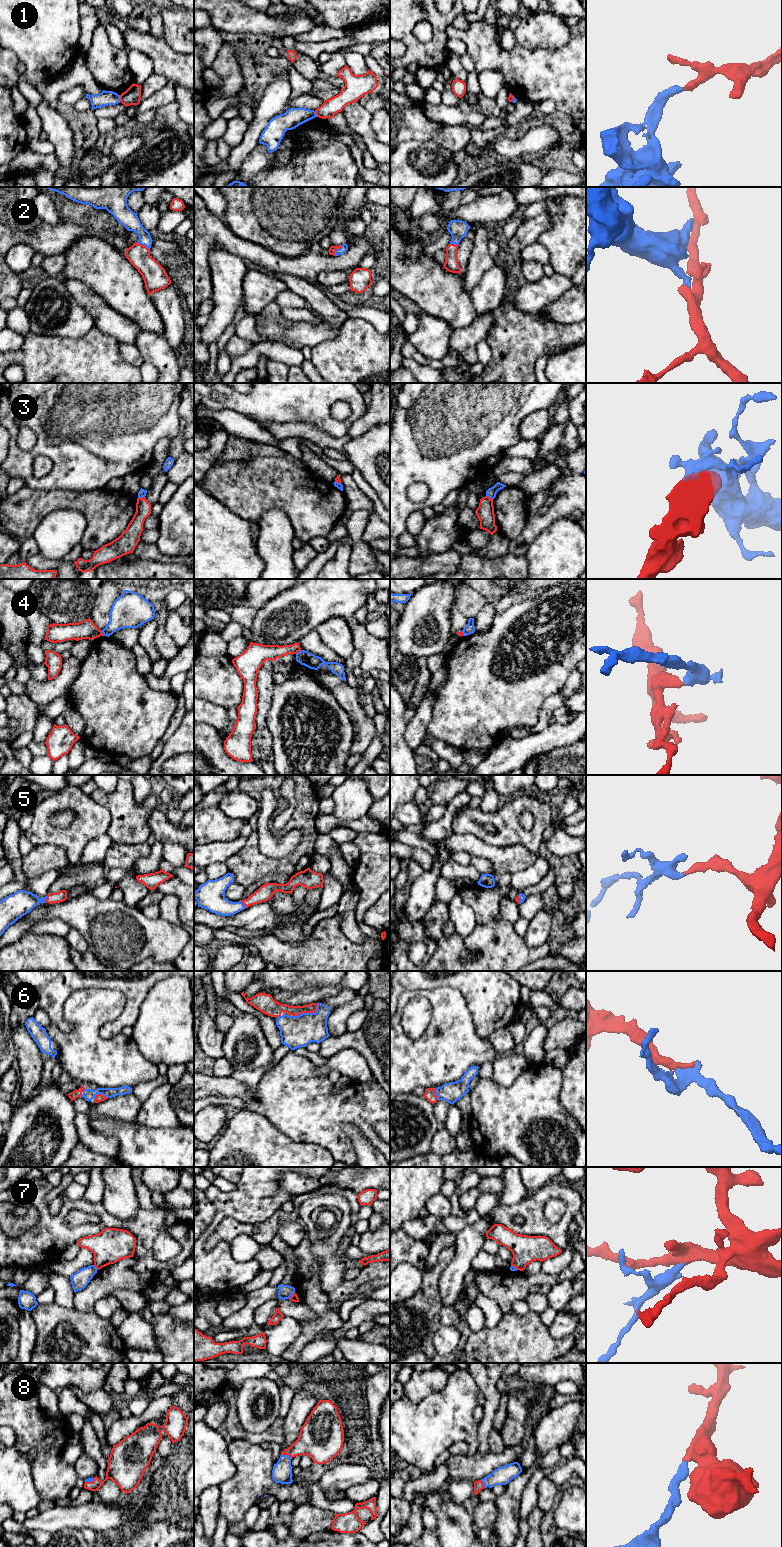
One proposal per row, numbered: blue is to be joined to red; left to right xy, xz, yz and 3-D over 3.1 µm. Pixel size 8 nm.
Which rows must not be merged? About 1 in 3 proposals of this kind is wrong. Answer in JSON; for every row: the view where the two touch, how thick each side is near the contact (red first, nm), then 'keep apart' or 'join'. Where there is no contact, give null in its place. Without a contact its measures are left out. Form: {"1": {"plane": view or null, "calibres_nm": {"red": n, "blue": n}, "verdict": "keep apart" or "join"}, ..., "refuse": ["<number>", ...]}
{"1": {"plane": "xy", "calibres_nm": {"red": 140, "blue": 120}, "verdict": "keep apart"}, "2": {"plane": "xy", "calibres_nm": {"red": 190, "blue": 140}, "verdict": "join"}, "3": {"plane": "xy", "calibres_nm": {"red": 130, "blue": 60}, "verdict": "keep apart"}, "4": {"plane": "xy", "calibres_nm": {"red": 160, "blue": 240}, "verdict": "keep apart"}, "5": {"plane": "xz", "calibres_nm": {"red": 120, "blue": 190}, "verdict": "join"}, "6": {"plane": "xz", "calibres_nm": {"red": 100, "blue": 260}, "verdict": "join"}, "7": {"plane": "xz", "calibres_nm": {"red": 60, "blue": 110}, "verdict": "keep apart"}, "8": {"plane": "xz", "calibres_nm": {"red": 260, "blue": 160}, "verdict": "join"}, "refuse": ["1", "3", "4", "7"]}

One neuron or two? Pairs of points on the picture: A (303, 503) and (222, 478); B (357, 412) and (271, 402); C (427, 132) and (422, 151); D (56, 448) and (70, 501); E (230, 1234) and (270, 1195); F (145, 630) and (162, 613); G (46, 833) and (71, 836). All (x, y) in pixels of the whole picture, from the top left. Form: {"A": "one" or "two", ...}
{"A": "one", "B": "one", "C": "two", "D": "two", "E": "two", "F": "two", "G": "one"}

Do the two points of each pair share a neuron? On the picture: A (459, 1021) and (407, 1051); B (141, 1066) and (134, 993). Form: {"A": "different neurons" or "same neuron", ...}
{"A": "same neuron", "B": "different neurons"}

